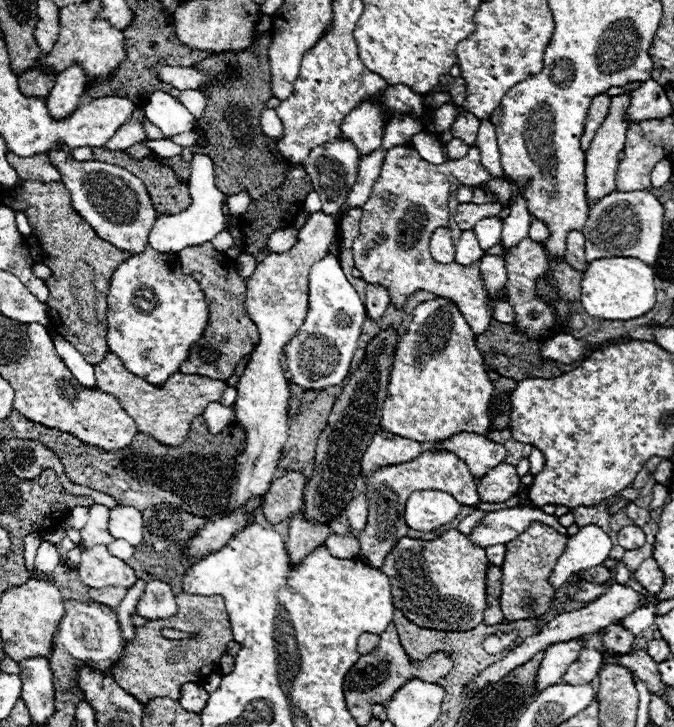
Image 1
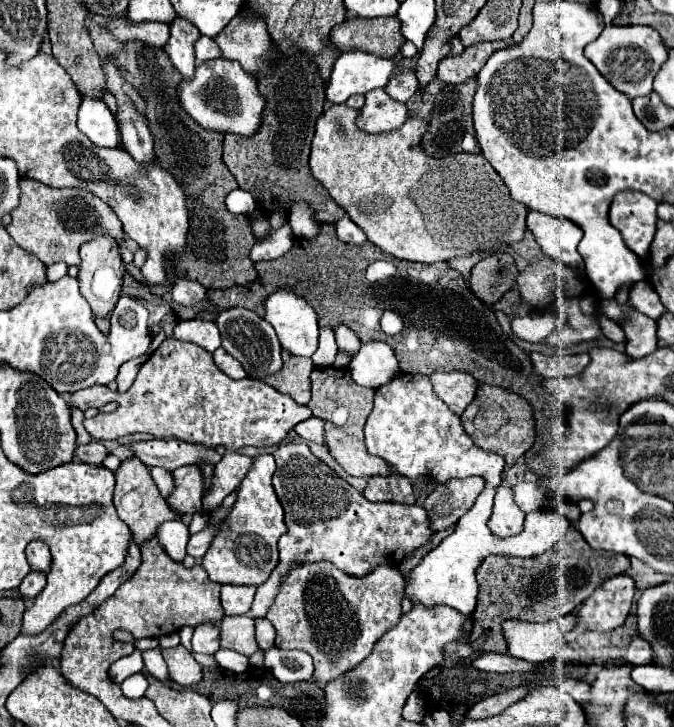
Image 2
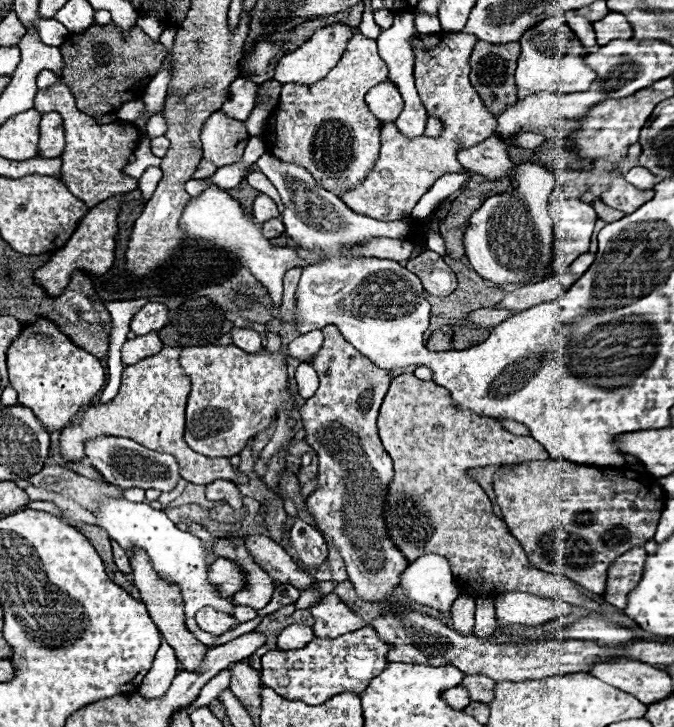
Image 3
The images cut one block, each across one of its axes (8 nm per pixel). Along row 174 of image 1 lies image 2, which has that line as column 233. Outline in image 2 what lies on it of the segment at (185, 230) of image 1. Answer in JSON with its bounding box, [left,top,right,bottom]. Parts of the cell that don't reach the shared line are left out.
[226,188,256,214]

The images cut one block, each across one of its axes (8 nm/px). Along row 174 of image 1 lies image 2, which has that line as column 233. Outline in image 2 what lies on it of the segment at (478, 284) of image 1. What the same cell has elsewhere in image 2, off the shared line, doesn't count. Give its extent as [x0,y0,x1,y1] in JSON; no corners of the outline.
[70,338,312,448]

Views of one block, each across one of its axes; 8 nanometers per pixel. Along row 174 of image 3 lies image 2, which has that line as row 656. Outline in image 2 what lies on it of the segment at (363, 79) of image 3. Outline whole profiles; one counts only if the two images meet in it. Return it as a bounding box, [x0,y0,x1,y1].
[268,562,404,684]

